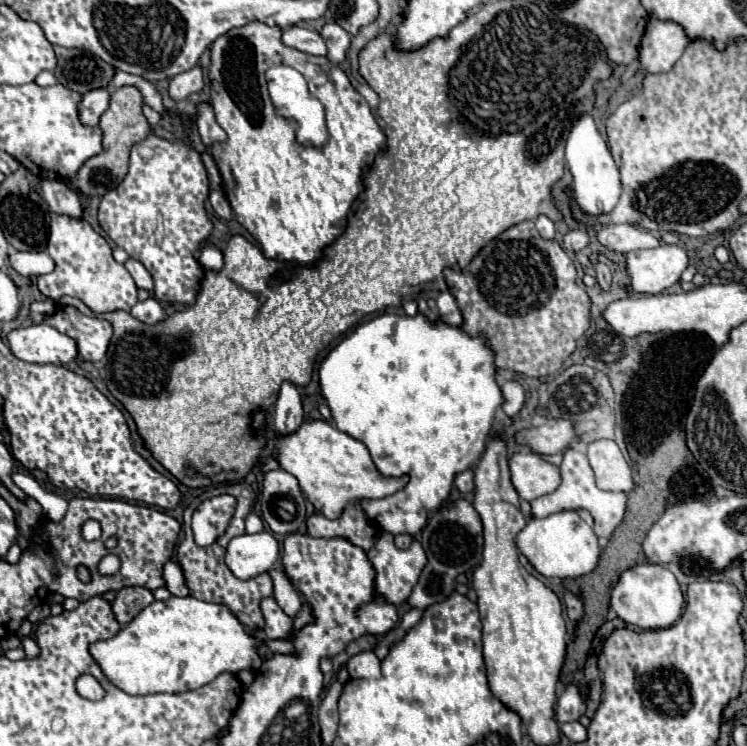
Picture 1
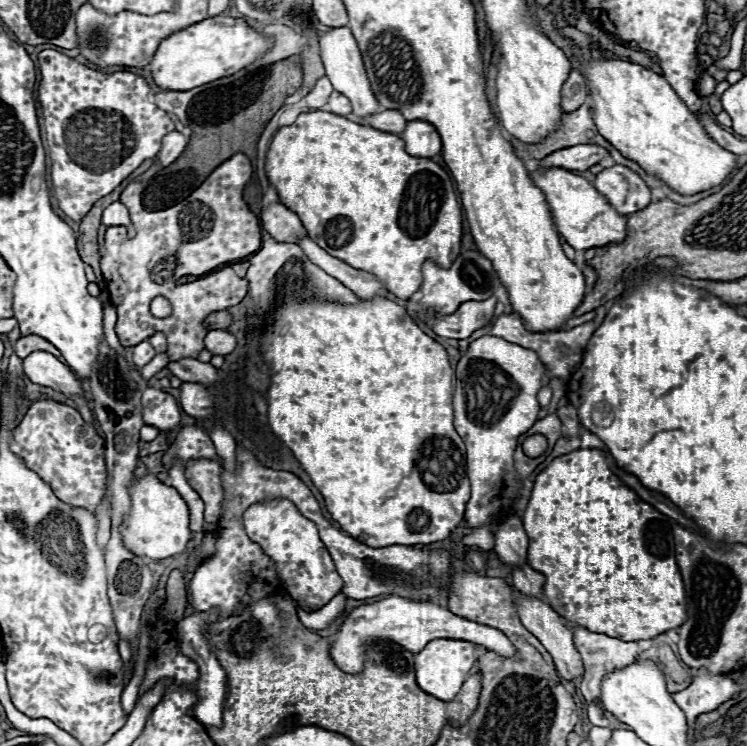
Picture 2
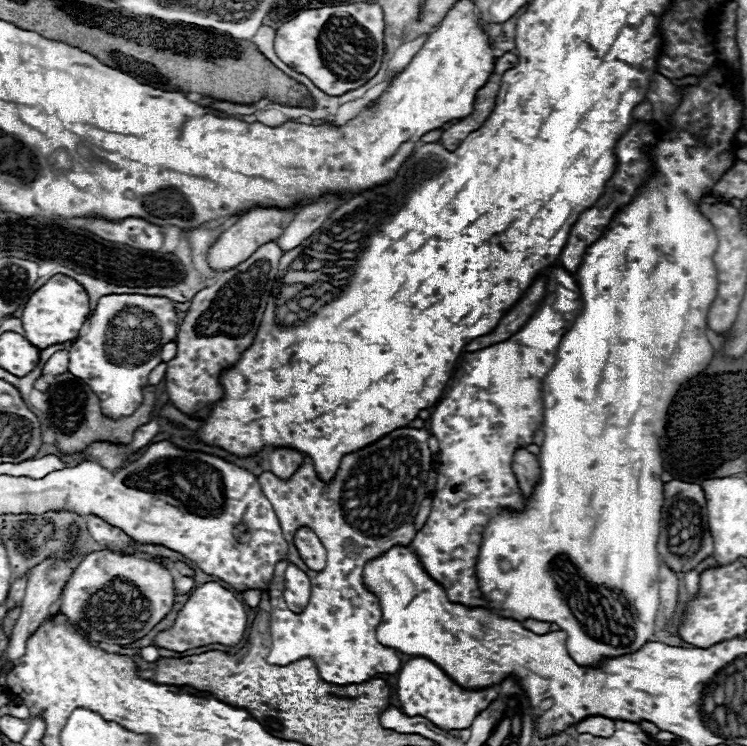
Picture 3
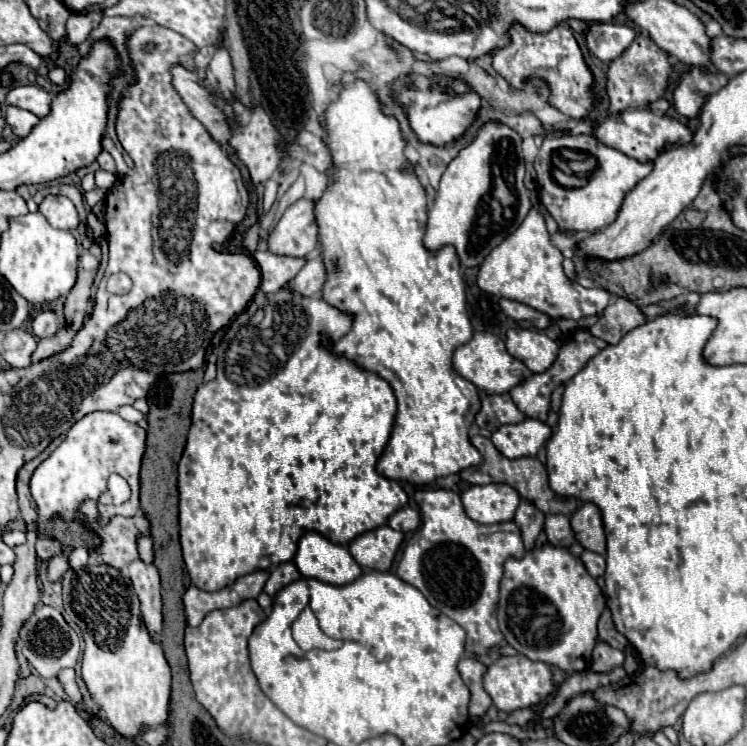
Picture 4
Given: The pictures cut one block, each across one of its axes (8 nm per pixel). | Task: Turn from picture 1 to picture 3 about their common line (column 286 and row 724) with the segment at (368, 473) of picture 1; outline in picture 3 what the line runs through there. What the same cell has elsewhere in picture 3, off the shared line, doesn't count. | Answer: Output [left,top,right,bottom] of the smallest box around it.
[398,658,498,730]

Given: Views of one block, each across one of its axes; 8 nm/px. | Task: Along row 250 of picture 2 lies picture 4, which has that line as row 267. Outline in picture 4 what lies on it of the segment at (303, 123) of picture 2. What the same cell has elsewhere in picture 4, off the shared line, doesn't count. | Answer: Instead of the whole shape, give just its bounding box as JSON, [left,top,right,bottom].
[316,80,484,486]

